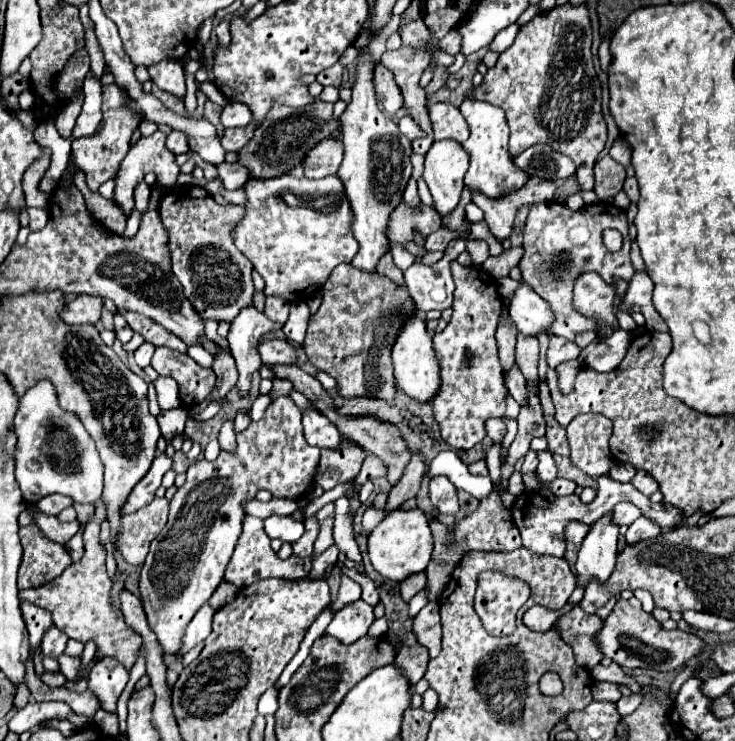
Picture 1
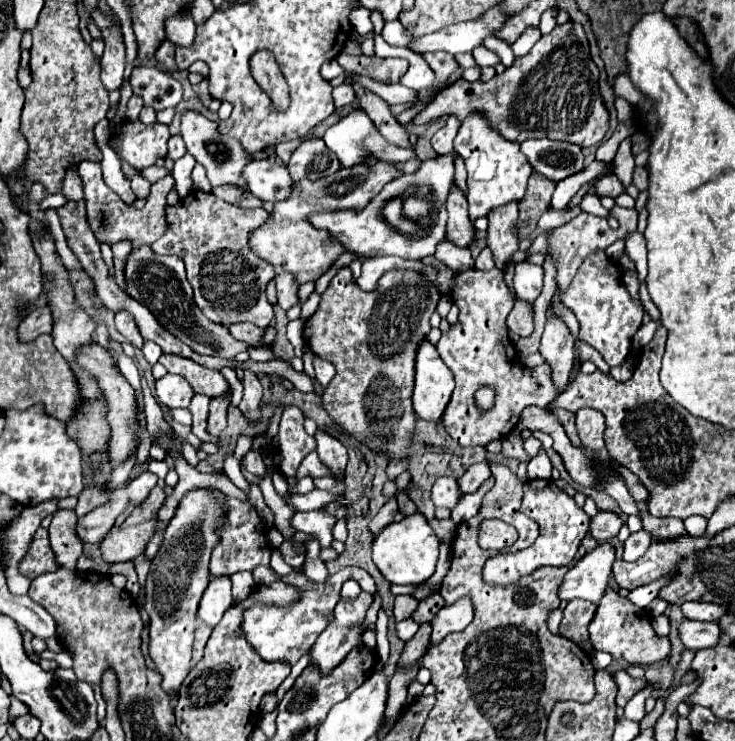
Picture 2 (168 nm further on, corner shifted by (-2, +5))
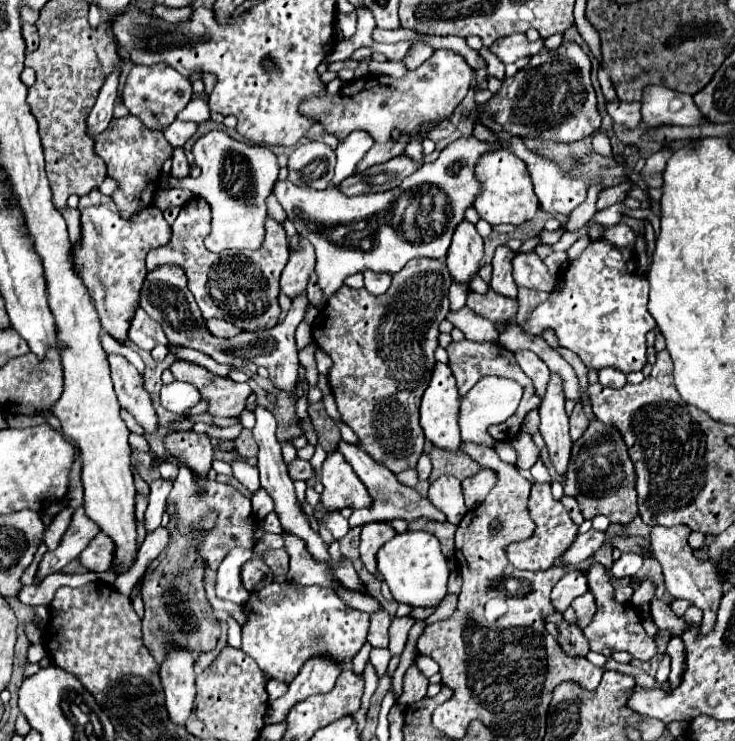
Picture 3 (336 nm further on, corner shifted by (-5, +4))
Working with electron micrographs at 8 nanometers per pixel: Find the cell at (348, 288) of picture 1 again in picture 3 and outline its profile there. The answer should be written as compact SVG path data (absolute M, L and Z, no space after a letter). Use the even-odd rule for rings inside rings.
M418 257L418 259L410 261L410 265L406 265L400 273L394 275L390 289L388 289L386 293L382 293L382 295L372 295L372 293L368 293L366 289L350 289L350 287L342 285L342 287L330 297L328 305L322 309L322 313L320 313L320 315L316 317L316 321L312 323L312 337L314 337L316 345L322 347L322 349L332 357L332 361L334 361L334 363L332 363L332 369L330 369L330 373L328 373L328 383L330 383L332 395L334 395L334 399L336 399L336 405L338 405L338 411L340 411L342 421L358 435L360 447L362 447L376 463L388 467L388 469L390 469L392 473L396 473L396 475L398 475L400 471L406 471L406 469L416 467L418 457L420 457L422 451L424 451L424 441L426 441L426 439L424 439L424 431L422 431L422 427L420 427L420 423L418 423L418 407L420 407L422 393L426 391L426 385L428 385L428 381L430 381L430 373L434 371L434 365L436 365L434 351L436 351L436 347L438 347L438 335L440 335L438 325L440 325L440 323L446 319L446 315L450 313L450 303L448 303L448 289L450 289L450 285L452 285L452 277L450 277L450 273L448 273L448 269L446 269L446 263L444 263L442 259L430 261L430 259L426 259L426 257Z

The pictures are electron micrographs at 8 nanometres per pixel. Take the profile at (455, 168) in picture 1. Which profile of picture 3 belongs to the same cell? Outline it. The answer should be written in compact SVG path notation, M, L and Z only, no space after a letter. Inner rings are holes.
M462 221L452 237L452 245L446 253L446 265L450 275L456 283L466 285L466 291L472 293L470 281L480 269L480 261L484 257L482 237L478 235L476 227L468 221Z

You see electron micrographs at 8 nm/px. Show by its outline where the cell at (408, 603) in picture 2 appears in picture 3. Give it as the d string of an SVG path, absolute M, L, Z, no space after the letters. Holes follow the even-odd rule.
M396 617L396 619L392 619L390 645L388 645L388 651L392 653L392 657L396 657L396 655L400 655L404 651L406 637L408 637L408 631L410 631L412 625L414 625L412 617Z

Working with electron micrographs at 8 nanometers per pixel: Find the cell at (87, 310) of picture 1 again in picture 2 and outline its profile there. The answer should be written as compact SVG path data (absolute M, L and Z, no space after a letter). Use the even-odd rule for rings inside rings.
M49 304L35 308L19 326L19 338L23 342L35 340L39 334L49 334L53 328L53 312Z

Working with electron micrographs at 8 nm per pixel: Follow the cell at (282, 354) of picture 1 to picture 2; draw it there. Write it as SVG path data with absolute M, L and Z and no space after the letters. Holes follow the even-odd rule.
M245 322L245 324L233 324L233 326L229 326L229 332L231 332L233 338L255 346L255 344L261 344L261 342L263 342L263 332L265 332L265 330L261 330L261 328L255 326L255 324L247 324L247 322Z

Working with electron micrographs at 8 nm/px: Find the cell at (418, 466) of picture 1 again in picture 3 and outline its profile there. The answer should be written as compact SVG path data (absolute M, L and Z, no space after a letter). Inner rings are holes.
M366 523L362 527L362 543L360 543L360 559L364 563L364 567L372 573L378 575L376 569L376 551L394 537L394 529L390 529L388 523Z

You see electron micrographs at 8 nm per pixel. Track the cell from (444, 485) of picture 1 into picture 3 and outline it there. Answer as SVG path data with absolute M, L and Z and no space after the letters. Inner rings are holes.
M444 475L444 477L438 477L436 481L432 481L430 491L428 491L428 499L454 525L458 525L462 521L462 517L466 515L462 485L452 475Z

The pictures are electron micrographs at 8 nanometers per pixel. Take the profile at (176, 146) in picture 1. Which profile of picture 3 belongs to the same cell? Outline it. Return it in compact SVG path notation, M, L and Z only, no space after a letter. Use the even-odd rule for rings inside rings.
M174 149L174 157L172 157L172 177L188 177L190 175L190 165L188 159L184 155L184 149Z

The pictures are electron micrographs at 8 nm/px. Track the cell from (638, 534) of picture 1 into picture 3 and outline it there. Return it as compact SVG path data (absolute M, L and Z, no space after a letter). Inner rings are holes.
M626 553L622 555L614 565L612 565L612 577L616 579L622 579L622 577L634 577L636 571L642 567L644 559L640 555L634 555L634 553Z

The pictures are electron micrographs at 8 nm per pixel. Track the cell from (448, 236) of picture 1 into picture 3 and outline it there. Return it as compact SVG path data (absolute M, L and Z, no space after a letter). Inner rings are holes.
M506 149L490 151L480 159L476 167L476 175L482 183L482 191L478 193L474 207L480 213L480 217L486 219L490 225L500 225L500 223L522 225L536 215L538 199L534 197L530 173L526 169L526 163L520 161L516 155L512 155Z

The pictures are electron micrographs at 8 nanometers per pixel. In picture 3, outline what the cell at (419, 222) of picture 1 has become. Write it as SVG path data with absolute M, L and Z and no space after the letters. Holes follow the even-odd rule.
M460 137L452 141L434 163L422 165L418 171L408 175L400 187L384 193L362 193L348 197L336 187L318 191L292 185L290 181L276 181L274 195L288 213L288 219L296 225L298 233L316 247L316 273L324 293L322 307L352 273L372 269L376 273L394 275L414 257L444 257L454 229L460 221L464 221L466 209L474 205L476 195L482 191L482 185L478 185L474 175L474 165L482 153L498 147L498 143L478 141L476 137ZM404 197L406 203L402 211L402 203L398 209L398 201ZM298 211L302 213L300 217ZM308 221L324 223L326 229L310 231L306 227ZM340 225L348 227L348 235L342 243L330 239L330 231Z

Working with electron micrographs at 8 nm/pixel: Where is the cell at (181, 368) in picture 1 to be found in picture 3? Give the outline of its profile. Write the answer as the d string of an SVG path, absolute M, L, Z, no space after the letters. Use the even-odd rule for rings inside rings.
M176 361L170 371L178 381L186 381L200 391L202 401L208 401L208 413L214 417L240 415L252 393L248 383L234 383L228 377L218 377L196 363Z

